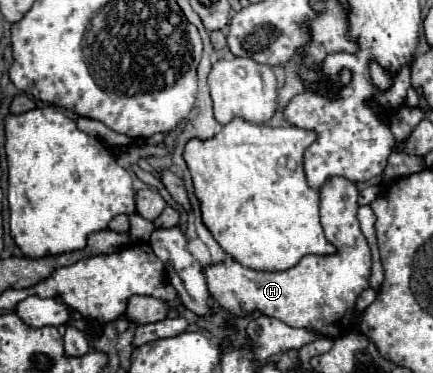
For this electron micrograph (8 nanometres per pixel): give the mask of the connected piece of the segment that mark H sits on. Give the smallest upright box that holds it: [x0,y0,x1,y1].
[203,177,371,341]

